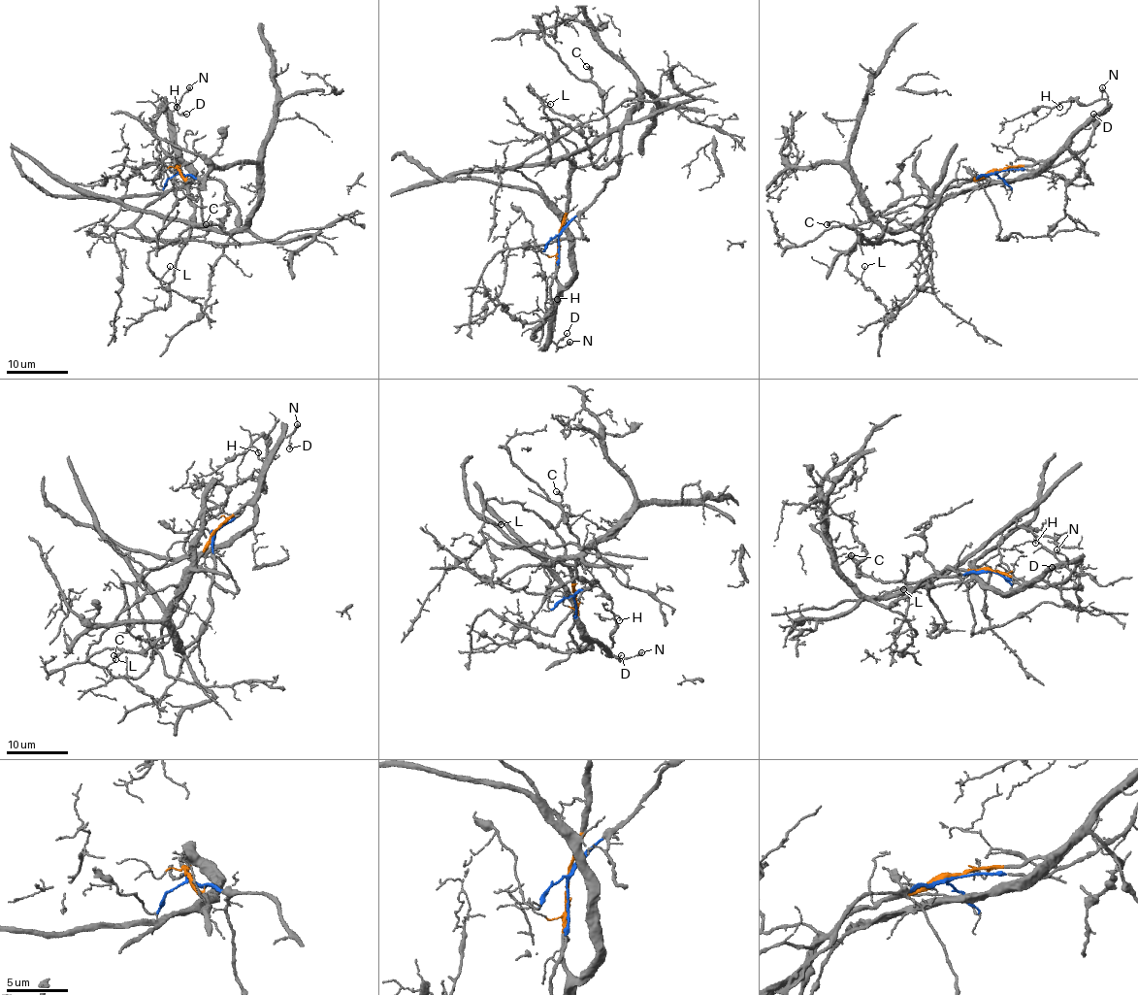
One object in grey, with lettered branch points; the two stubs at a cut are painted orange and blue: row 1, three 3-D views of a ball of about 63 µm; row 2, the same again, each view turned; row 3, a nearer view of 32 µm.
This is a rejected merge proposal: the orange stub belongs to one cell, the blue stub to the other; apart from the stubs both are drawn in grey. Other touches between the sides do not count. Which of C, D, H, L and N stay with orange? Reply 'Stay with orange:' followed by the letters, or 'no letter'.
Stay with orange: C, D, H, L, N

